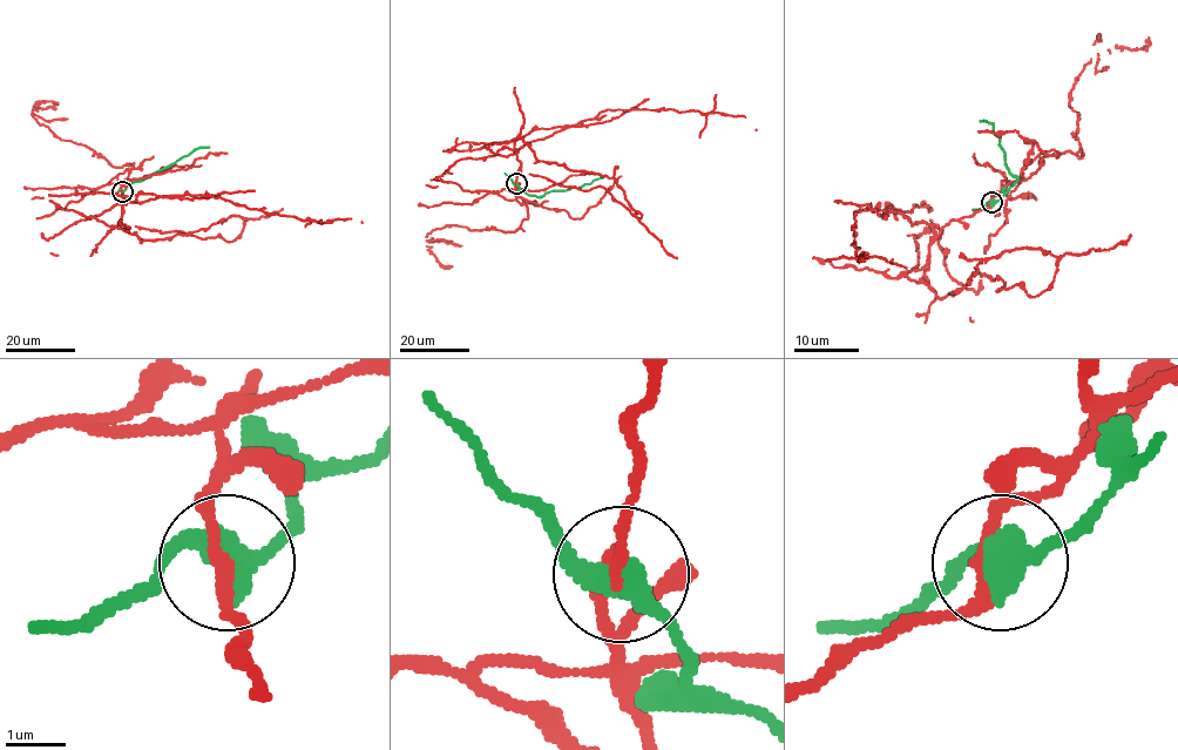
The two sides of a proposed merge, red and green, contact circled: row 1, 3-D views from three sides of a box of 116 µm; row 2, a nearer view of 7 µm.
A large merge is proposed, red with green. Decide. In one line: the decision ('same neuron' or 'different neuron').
different neuron

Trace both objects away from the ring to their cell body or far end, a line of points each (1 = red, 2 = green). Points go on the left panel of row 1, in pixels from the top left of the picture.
1: (121, 191), (126, 201), (117, 228), (141, 242), (190, 235), (231, 215), (246, 218), (232, 241), (135, 225)
2: (121, 191), (197, 148), (209, 147)

